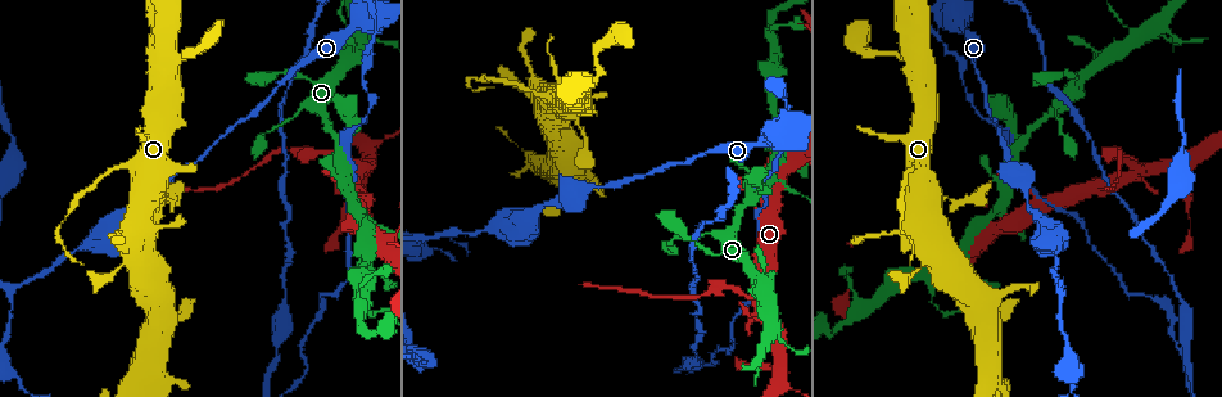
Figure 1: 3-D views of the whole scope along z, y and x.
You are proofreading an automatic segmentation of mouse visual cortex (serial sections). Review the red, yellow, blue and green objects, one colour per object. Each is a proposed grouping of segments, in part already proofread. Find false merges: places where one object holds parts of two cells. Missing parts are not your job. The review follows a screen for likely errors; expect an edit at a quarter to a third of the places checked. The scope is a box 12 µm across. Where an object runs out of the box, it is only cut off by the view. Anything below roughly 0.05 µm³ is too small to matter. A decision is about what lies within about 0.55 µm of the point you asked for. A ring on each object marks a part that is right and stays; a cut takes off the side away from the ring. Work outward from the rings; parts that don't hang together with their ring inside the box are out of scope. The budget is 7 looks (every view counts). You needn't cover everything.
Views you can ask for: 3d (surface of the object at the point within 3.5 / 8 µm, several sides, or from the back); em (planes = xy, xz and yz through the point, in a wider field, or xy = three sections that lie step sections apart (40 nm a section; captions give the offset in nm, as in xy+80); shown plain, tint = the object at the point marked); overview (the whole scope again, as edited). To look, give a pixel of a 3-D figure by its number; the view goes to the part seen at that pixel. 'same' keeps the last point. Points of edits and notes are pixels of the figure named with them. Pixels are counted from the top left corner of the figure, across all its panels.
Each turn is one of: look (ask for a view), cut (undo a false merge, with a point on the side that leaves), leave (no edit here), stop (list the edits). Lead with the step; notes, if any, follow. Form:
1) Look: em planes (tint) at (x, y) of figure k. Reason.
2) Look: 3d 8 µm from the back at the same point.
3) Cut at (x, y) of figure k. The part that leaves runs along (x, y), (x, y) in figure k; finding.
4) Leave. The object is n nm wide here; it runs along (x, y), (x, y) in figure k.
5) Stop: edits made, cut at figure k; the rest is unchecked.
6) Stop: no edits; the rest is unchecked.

Look: 3d 8 µm at (941, 24) of figure 1. Sharp bend.

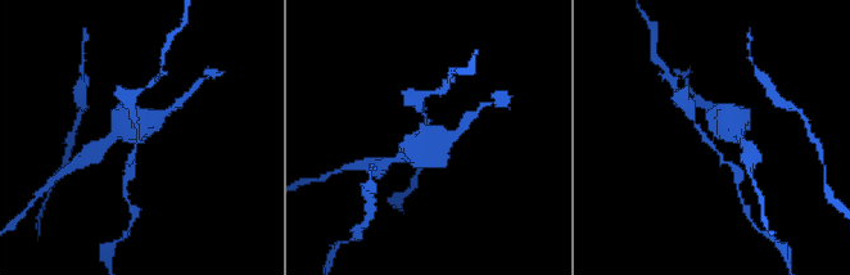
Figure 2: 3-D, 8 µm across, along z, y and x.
Look: 3d 3.5 µm at (142, 134) of figure 2.

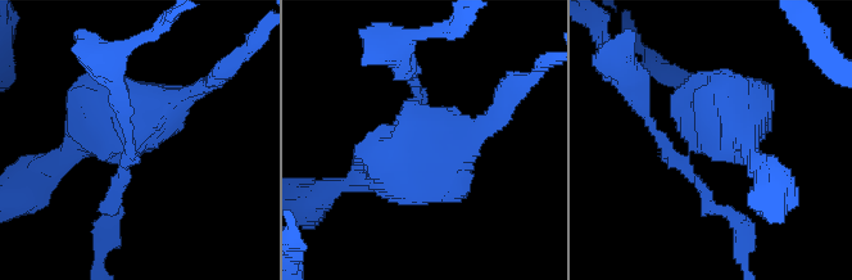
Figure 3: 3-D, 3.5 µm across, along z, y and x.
Look: em xy step 5 (tint) at (700, 141) of figure 3.

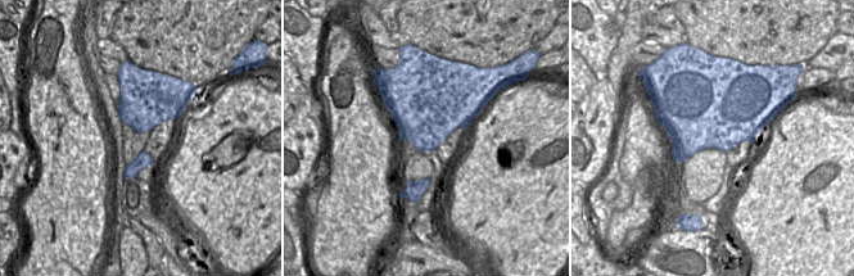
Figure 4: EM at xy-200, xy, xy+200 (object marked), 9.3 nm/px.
Cut at (112, 198) of figure 3. The part that leaves runs along (130, 157), (99, 254) in figure 3; a second cell is stuck on.

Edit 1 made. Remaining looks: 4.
Look: 3d 3.5 µm at (368, 255) of figure 1. Three-way junction.

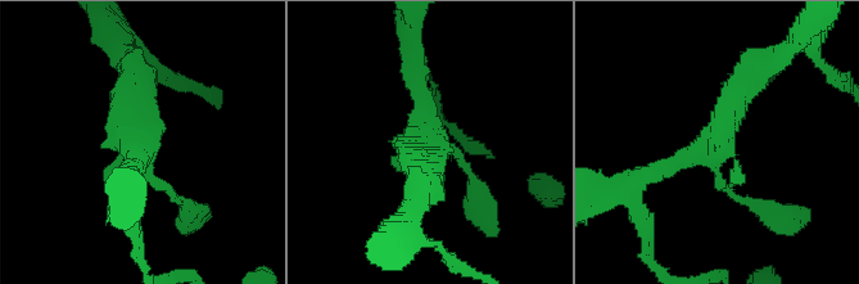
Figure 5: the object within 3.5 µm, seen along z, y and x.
Look: em xy step 1 (plain) at (427, 135) of figure 5.

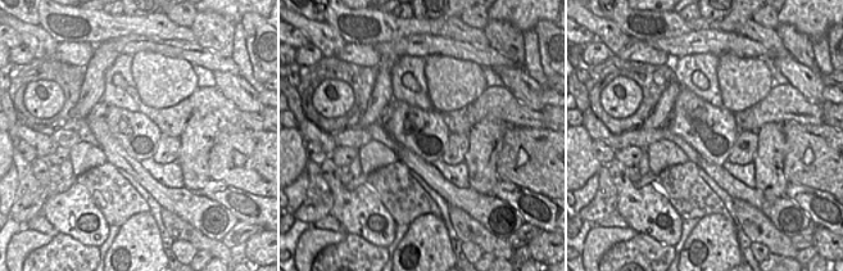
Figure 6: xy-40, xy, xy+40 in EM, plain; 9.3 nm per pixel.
Look: em xy step 1 (tint) at the same point. With the object marked.

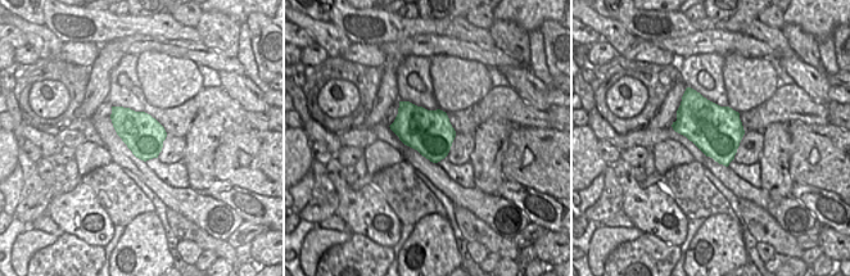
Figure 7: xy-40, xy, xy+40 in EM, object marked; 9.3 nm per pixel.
Leave. All the same cell.

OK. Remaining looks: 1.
Stop: edits made, cut at figure 3; the rest is unchecked.

